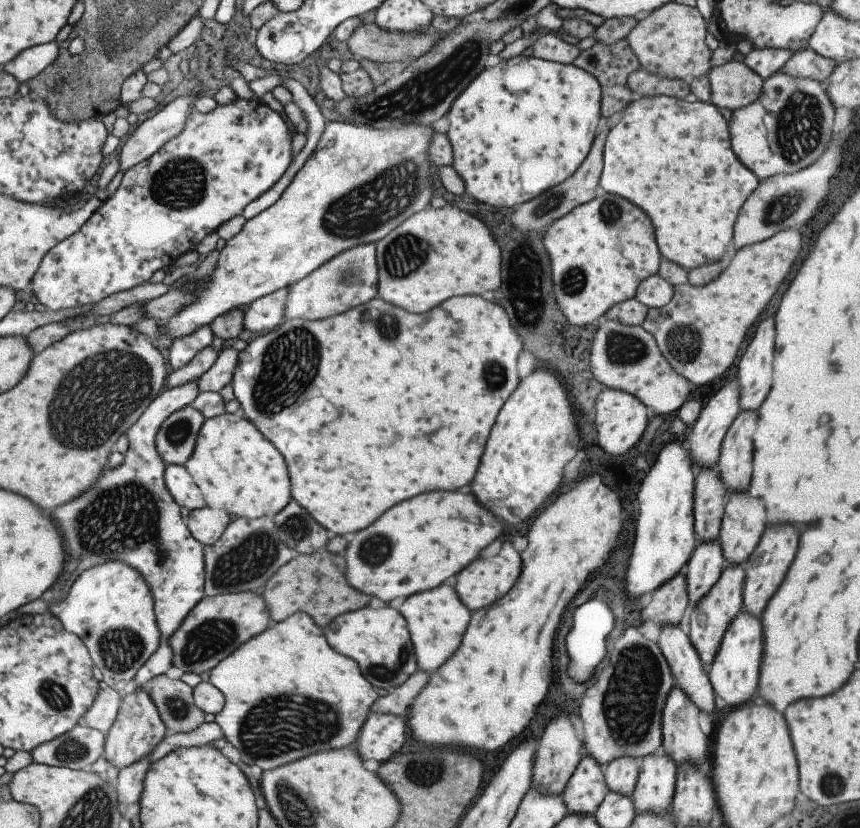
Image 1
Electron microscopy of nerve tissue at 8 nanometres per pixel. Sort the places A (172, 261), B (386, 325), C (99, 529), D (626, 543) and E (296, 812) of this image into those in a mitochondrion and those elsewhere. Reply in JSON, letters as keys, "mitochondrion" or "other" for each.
{"A":"other","B":"mitochondrion","C":"mitochondrion","D":"other","E":"mitochondrion"}

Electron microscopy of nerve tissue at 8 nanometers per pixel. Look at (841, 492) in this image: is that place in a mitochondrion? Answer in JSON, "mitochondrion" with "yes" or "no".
{"mitochondrion":"yes"}

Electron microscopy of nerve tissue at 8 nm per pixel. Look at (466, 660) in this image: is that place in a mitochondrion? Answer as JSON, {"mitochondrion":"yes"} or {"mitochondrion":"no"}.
{"mitochondrion":"no"}

